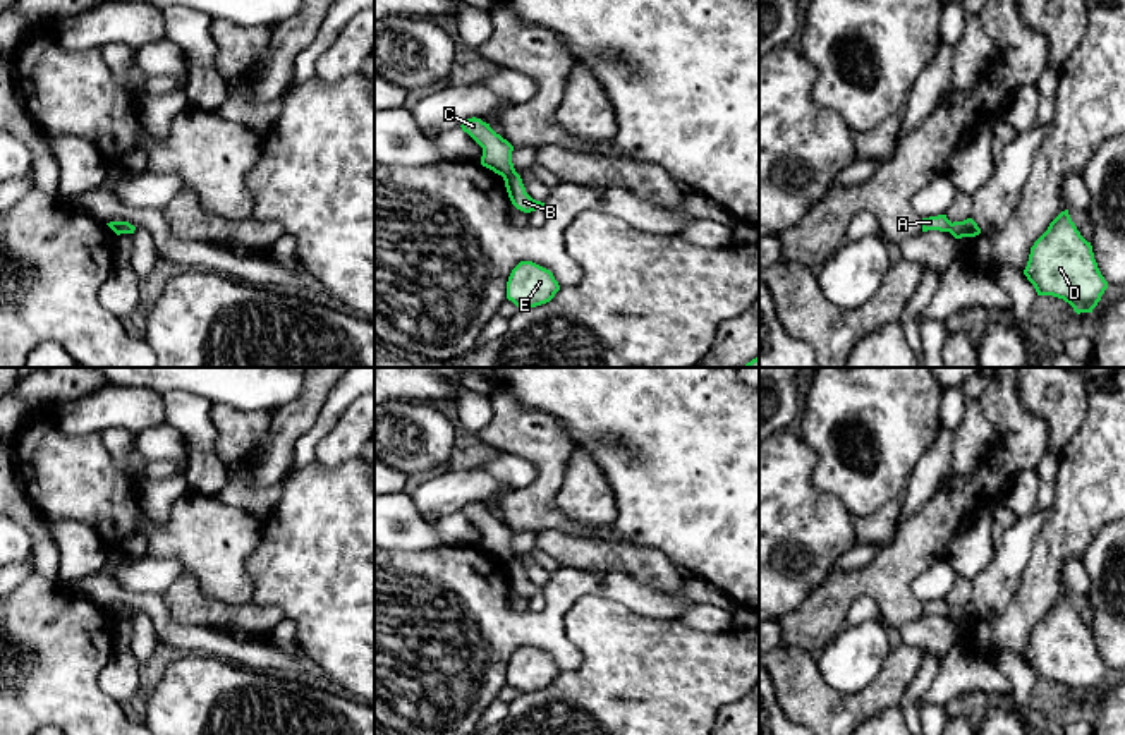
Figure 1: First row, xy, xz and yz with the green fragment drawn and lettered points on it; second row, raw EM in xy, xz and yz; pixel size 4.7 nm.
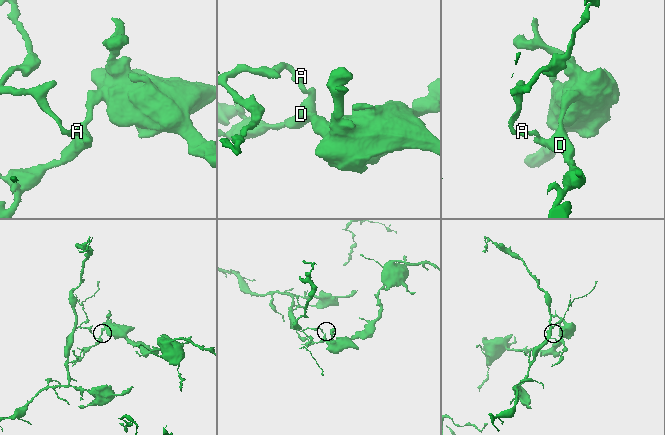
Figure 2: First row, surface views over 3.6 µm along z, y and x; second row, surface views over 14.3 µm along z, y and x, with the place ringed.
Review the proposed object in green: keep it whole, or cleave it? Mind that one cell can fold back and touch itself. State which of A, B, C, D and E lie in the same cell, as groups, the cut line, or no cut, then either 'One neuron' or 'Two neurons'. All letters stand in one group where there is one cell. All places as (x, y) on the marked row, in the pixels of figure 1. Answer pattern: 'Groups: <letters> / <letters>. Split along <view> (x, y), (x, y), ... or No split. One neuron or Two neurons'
Groups: A C / B D E. Split along xz (516, 172), (504, 179). Two neurons

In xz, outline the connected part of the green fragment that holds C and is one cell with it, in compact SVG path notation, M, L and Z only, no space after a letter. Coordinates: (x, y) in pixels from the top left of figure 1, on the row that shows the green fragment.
M467 118L462 122L462 131L467 132L481 148L481 165L502 175L503 179L515 173L512 163L514 146L496 134L490 124L481 118Z

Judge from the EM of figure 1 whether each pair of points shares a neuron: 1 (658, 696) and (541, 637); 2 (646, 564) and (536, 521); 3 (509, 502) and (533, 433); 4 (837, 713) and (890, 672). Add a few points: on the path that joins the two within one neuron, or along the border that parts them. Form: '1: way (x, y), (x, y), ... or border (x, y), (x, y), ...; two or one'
1: border (565, 619), (565, 634), (579, 653), (572, 672); two
2: border (603, 533), (540, 531), (536, 534); two
3: way (529, 495), (545, 479), (545, 454); one
4: way (851, 710), (861, 706), (881, 686); one

